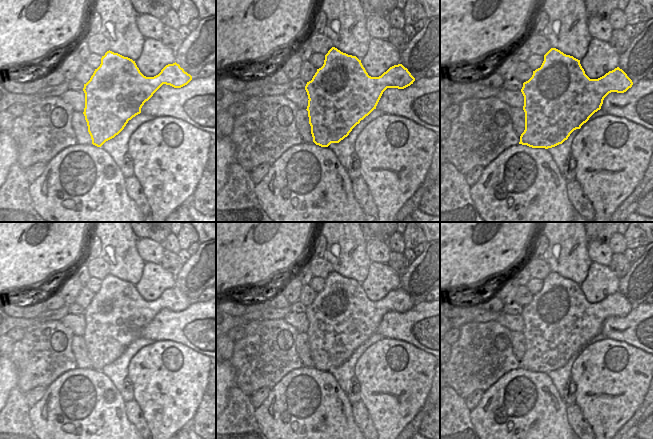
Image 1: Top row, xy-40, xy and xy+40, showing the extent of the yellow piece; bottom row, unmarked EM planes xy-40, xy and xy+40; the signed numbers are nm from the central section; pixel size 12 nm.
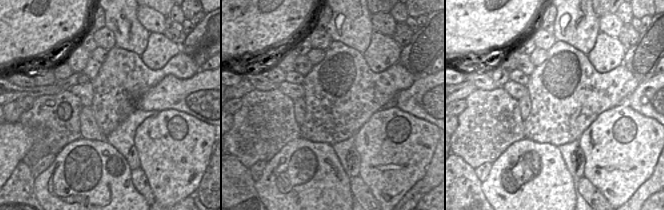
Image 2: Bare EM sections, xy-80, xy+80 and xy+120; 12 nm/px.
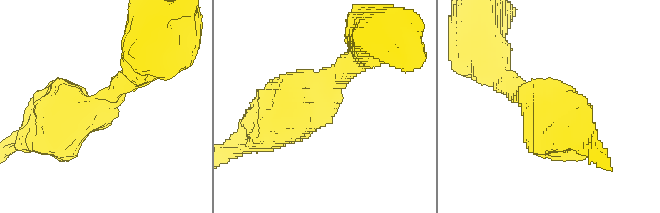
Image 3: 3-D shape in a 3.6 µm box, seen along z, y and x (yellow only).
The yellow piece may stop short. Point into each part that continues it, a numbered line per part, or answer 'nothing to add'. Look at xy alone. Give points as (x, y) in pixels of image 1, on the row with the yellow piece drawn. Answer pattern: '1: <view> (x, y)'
nothing to add

